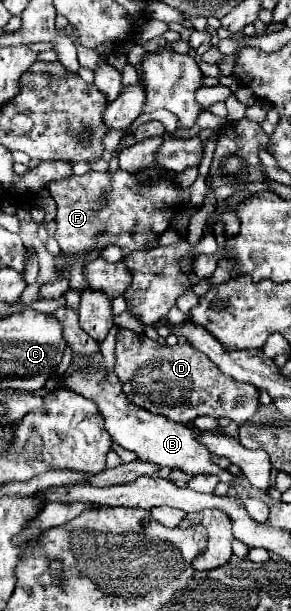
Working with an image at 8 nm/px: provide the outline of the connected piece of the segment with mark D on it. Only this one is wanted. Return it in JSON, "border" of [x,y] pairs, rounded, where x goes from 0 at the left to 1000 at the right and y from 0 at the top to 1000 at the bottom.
{"border":[[[409,538],[402,545],[395,610],[416,624],[423,643],[450,650],[450,660],[512,669],[519,676],[574,679],[574,686],[608,692],[649,692],[677,679],[725,679],[787,682],[828,696],[876,679],[890,663],[890,640],[869,630],[821,627],[801,617],[753,610],[739,594],[649,561],[581,568],[443,538]]]}

